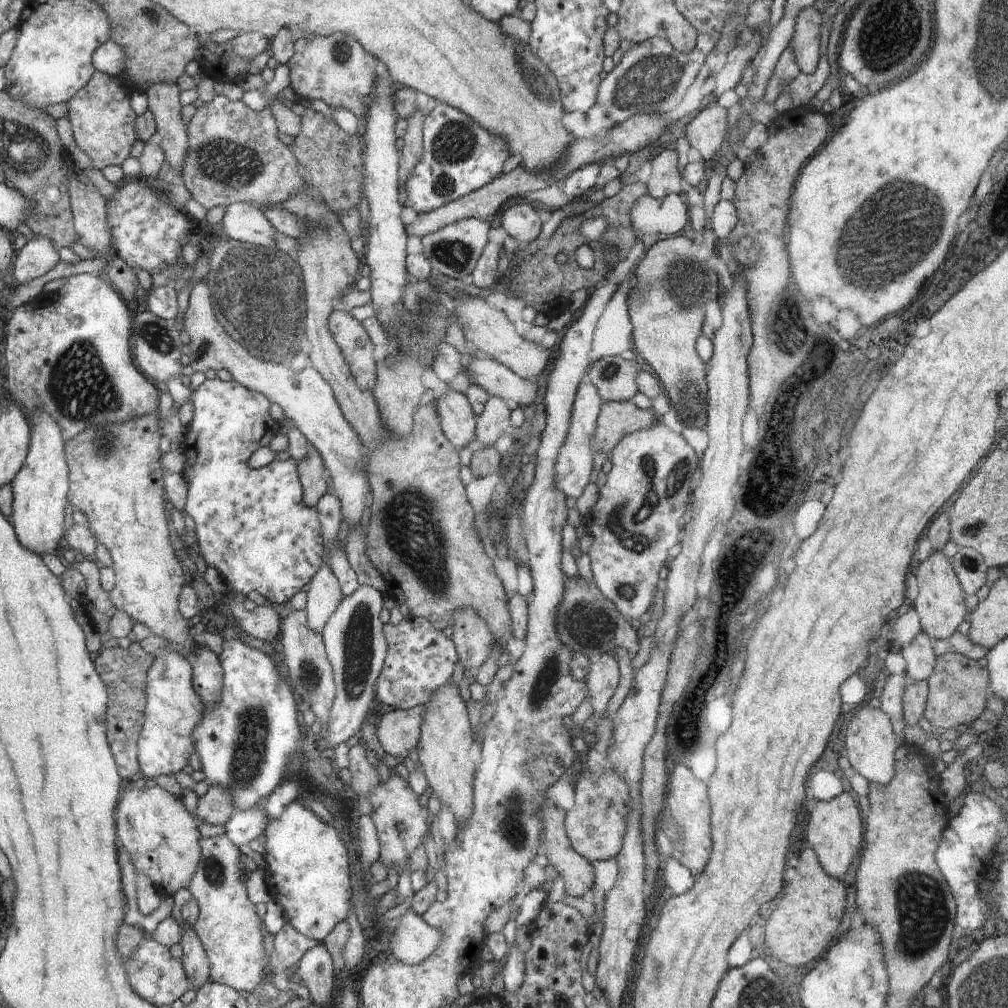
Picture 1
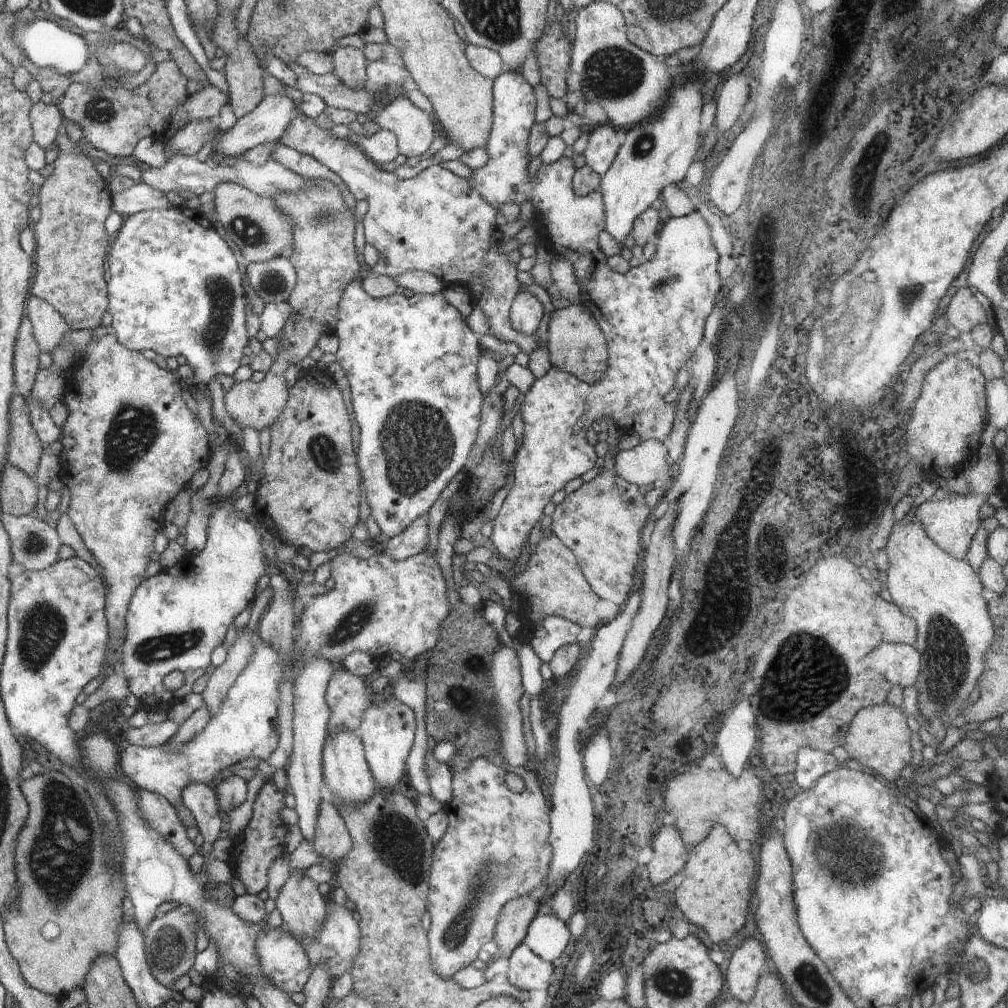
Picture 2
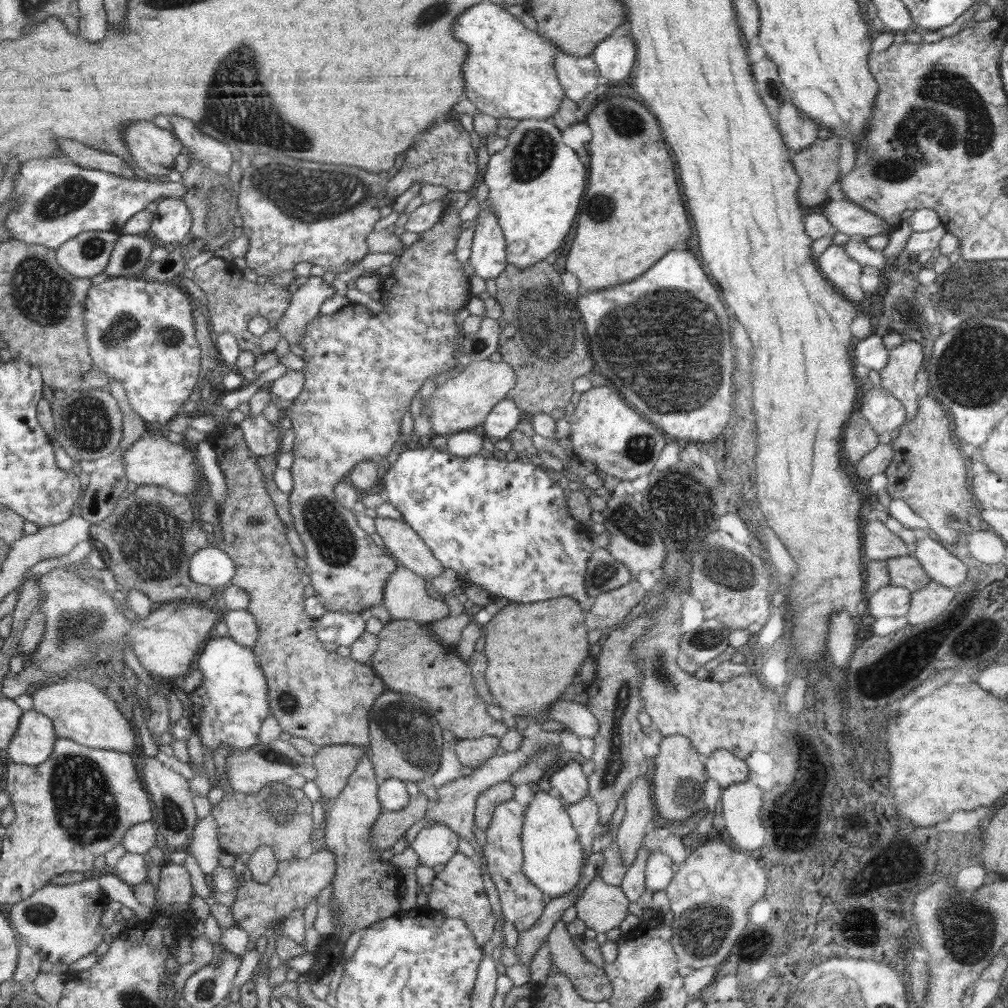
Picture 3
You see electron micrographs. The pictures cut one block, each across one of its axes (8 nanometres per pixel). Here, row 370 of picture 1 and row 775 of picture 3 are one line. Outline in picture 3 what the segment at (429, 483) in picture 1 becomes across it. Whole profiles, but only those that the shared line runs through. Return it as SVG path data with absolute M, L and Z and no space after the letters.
M342 744L318 748L311 760L316 770L314 782L320 788L323 800L327 804L344 791L348 778L354 773L364 755L366 750L360 746Z

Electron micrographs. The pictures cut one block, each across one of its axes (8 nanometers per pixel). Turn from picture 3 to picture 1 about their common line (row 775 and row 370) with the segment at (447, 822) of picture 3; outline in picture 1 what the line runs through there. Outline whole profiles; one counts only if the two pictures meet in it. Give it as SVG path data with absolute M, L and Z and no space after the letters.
M482 355L469 358L464 356L464 366L468 365L472 378L489 396L512 400L520 408L531 405L537 397L537 384L522 379L510 368L496 360Z

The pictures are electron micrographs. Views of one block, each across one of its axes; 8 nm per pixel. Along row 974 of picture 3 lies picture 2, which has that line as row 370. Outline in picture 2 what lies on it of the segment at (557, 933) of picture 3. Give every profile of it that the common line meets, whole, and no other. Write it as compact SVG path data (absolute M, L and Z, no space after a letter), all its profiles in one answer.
M578 303L568 308L555 309L550 315L547 347L553 366L577 376L586 384L594 384L604 380L608 368L607 342L589 310Z

